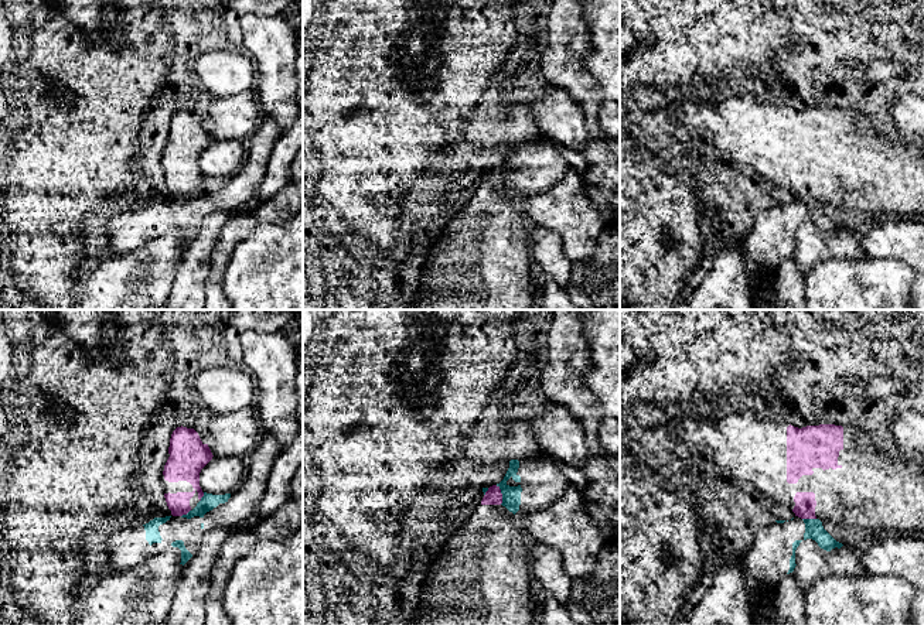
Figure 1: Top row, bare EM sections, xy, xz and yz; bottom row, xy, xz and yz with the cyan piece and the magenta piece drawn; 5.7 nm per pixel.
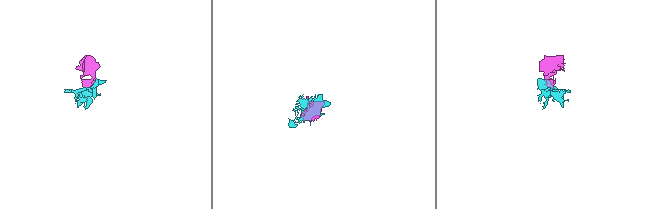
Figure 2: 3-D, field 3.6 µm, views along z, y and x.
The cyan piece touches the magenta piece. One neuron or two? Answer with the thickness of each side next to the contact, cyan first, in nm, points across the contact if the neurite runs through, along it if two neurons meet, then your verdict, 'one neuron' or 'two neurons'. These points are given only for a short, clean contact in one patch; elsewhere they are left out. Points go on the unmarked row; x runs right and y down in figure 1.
calibres 110 and 100 nm; border xz (495, 168), (501, 177), (501, 187); two neurons

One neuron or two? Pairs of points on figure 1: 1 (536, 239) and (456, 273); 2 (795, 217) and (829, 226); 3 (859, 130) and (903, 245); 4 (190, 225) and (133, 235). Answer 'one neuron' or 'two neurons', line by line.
1: two neurons
2: one neuron
3: two neurons
4: one neuron

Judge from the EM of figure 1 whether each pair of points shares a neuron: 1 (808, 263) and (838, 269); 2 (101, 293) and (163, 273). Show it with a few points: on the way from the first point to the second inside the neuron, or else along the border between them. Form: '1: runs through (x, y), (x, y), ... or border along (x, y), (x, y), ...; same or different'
1: border along (848, 259), (827, 258), (805, 275); different
2: runs through (116, 287), (147, 286); same

